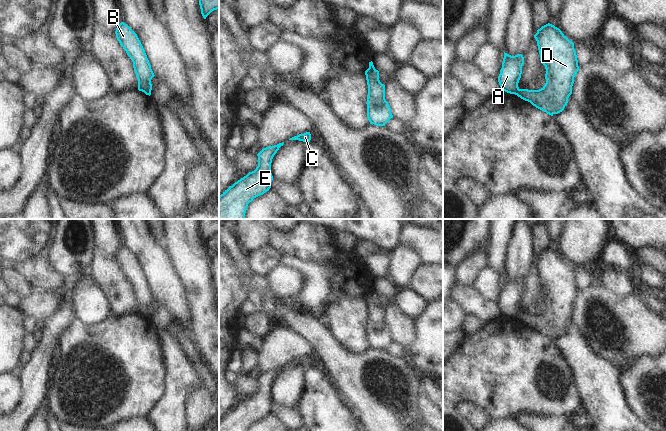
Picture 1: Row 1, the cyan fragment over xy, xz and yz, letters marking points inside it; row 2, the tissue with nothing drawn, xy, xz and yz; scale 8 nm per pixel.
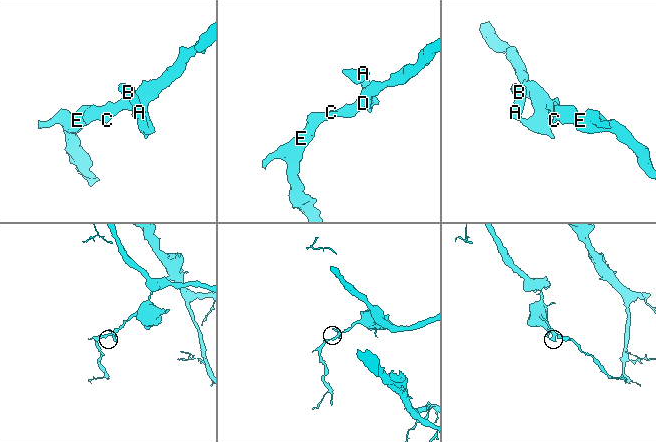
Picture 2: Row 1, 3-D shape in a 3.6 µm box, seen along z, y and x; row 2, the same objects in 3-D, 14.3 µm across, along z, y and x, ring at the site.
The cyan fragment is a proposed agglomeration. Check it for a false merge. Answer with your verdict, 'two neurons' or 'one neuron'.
two neurons

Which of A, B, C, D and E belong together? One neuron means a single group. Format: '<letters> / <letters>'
A B / C D E

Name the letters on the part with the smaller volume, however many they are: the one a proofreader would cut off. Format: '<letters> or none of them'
A, B

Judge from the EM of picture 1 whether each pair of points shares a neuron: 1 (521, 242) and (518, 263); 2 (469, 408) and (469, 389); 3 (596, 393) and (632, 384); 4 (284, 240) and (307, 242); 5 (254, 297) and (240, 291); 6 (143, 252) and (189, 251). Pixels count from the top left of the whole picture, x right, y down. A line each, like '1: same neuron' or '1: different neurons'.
1: same neuron
2: different neurons
3: different neurons
4: same neuron
5: different neurons
6: different neurons

